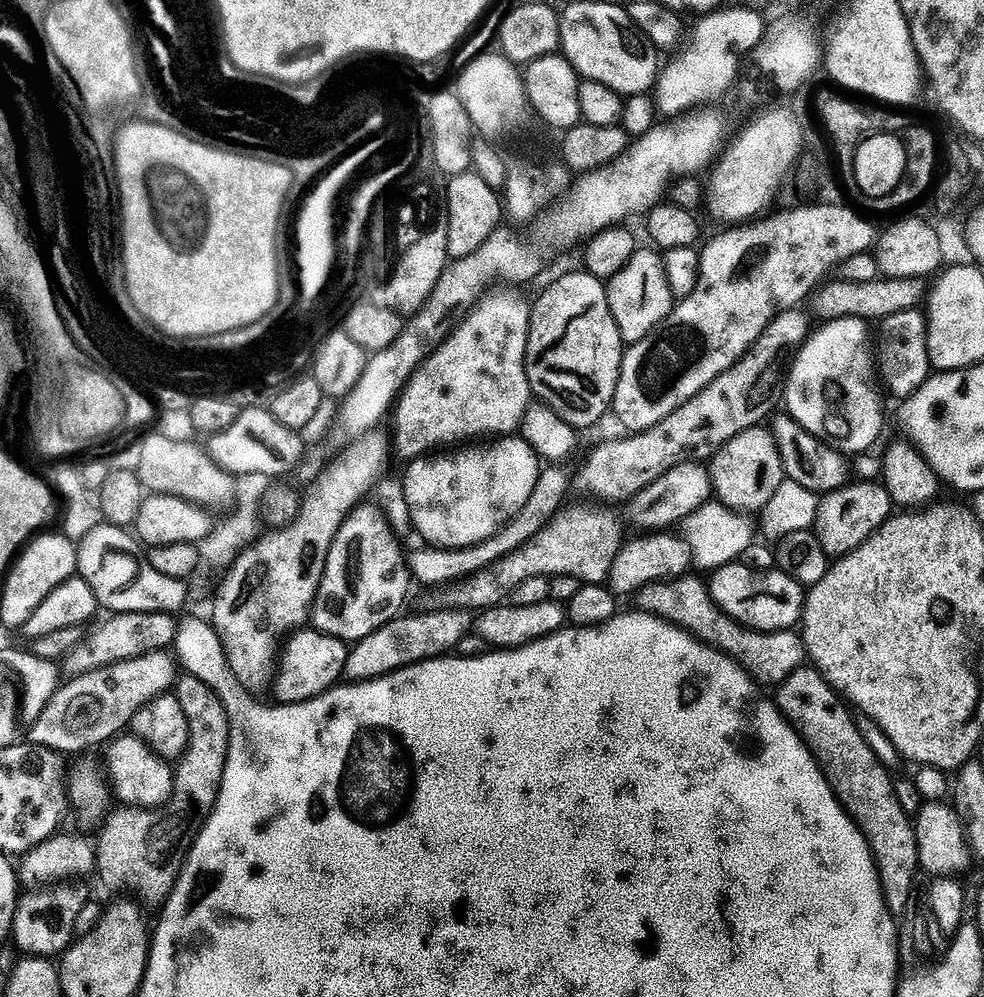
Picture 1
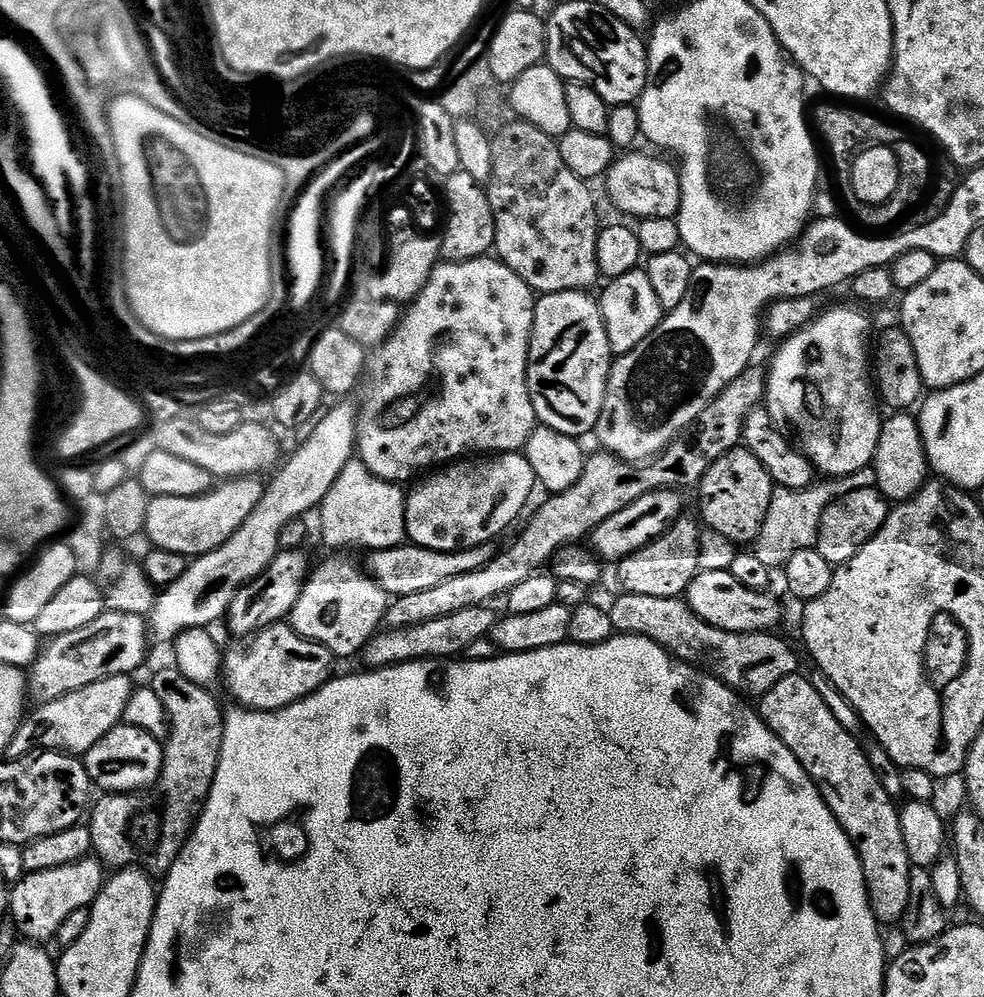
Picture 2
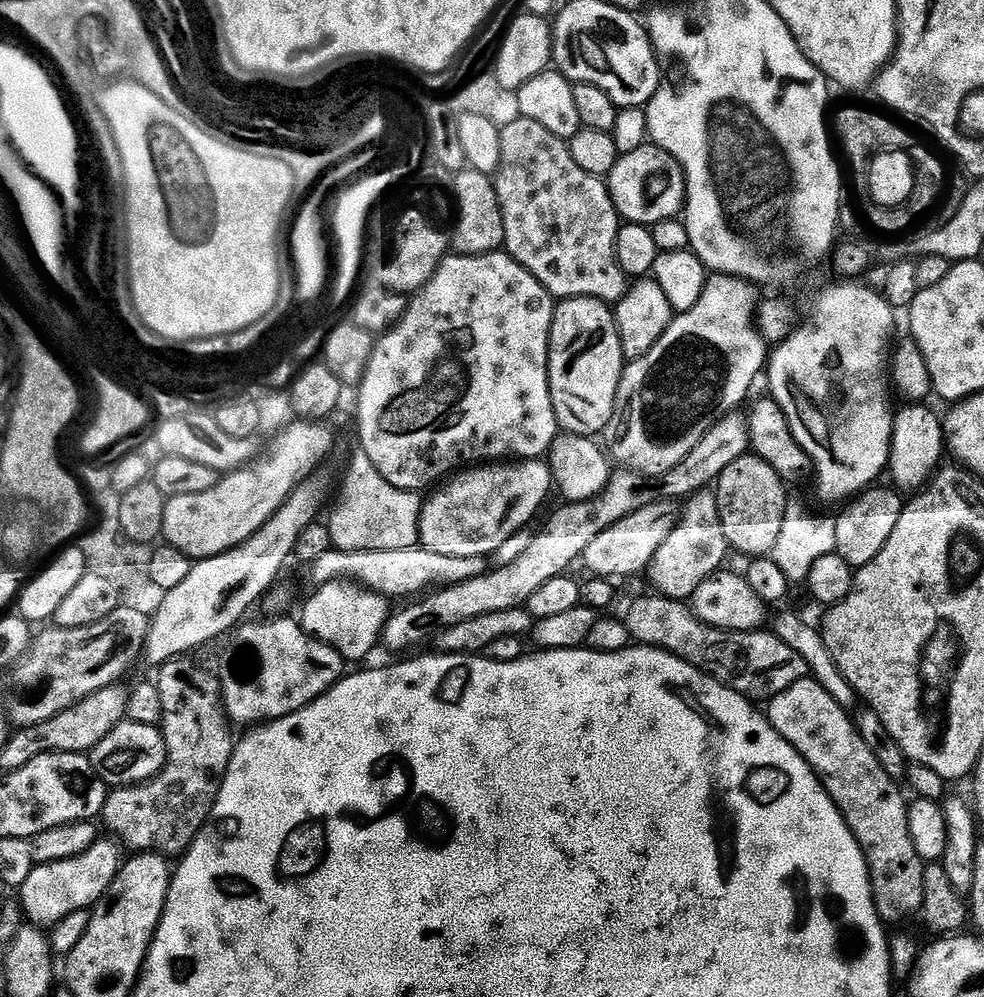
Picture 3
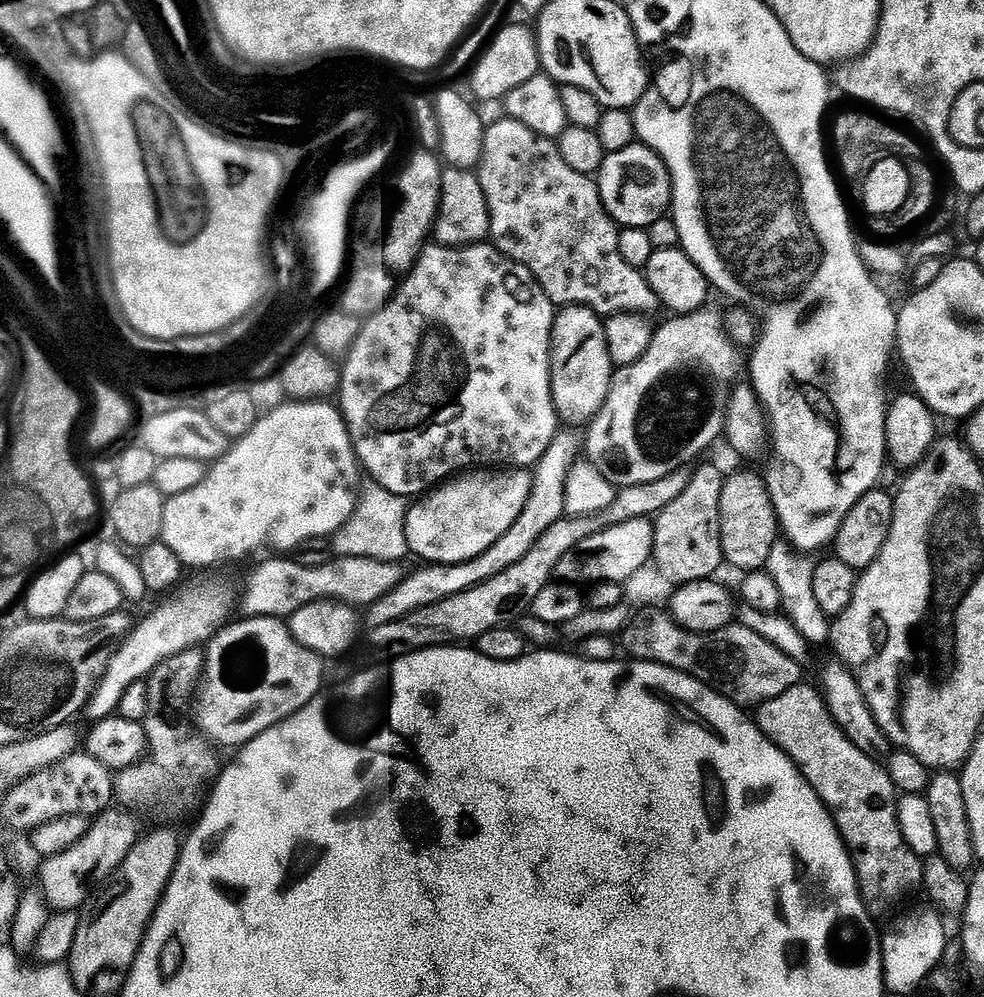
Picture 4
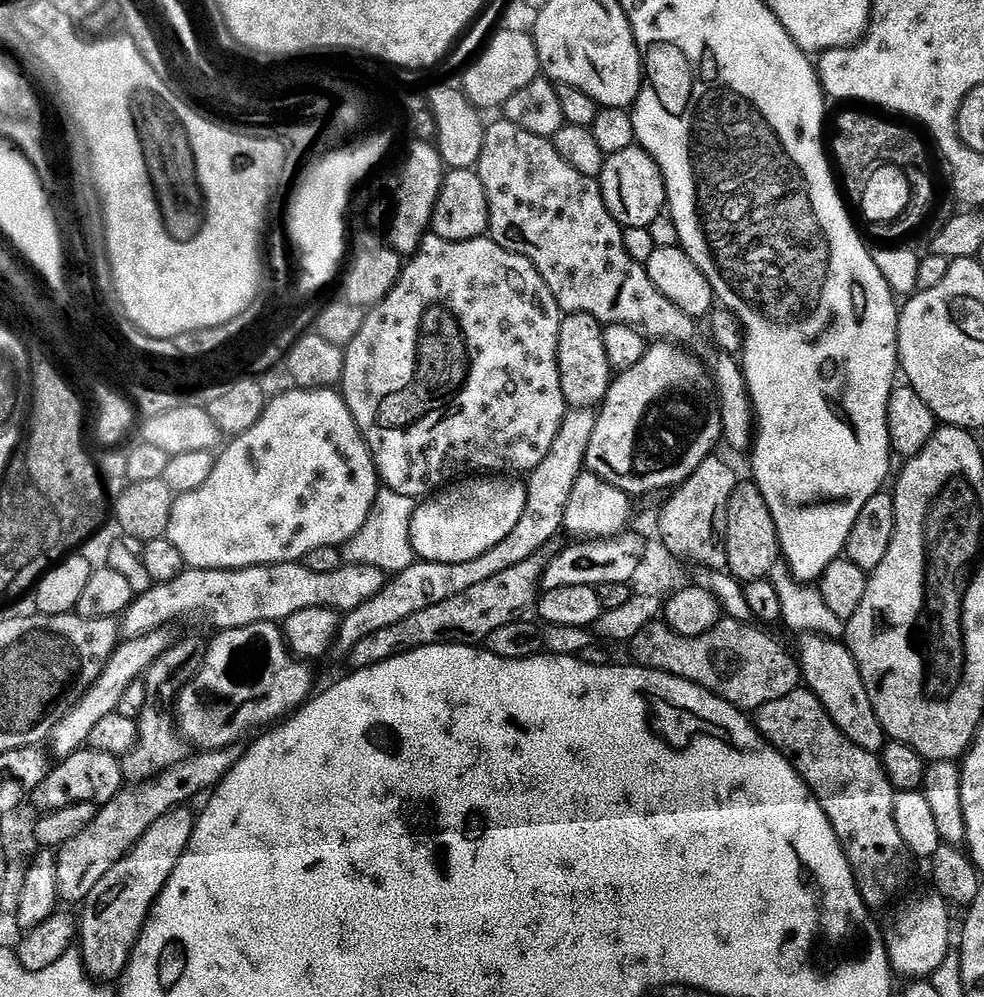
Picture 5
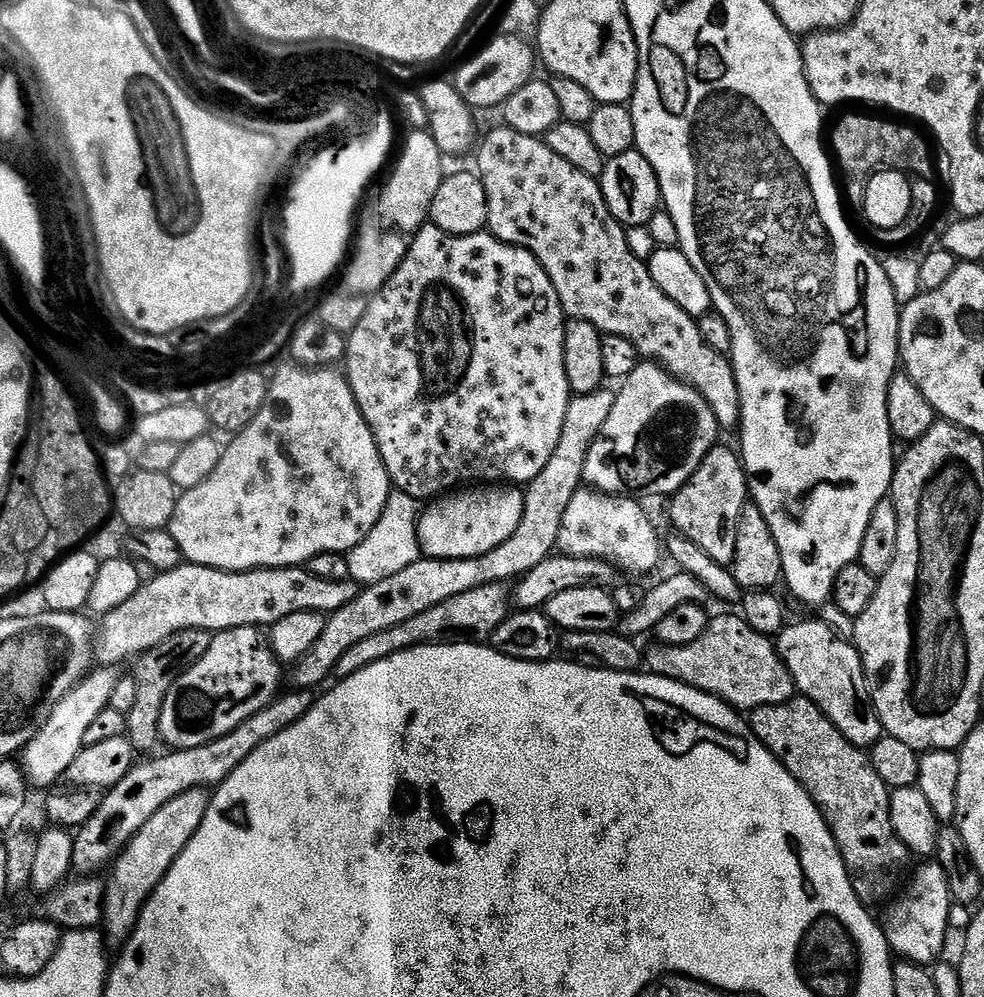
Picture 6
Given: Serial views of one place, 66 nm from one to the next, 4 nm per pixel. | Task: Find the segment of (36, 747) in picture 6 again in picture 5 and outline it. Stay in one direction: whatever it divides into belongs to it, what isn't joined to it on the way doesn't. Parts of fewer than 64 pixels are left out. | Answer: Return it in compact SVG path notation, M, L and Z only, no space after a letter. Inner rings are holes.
M159 630L148 635L125 639L117 647L116 653L104 667L100 677L90 686L88 693L60 719L58 726L53 730L50 742L53 743L52 748L57 752L57 757L63 758L74 754L79 748L88 744L94 726L98 726L98 722L102 722L102 718L111 716L117 711L126 688L131 683L139 681L148 671L148 667L170 647L170 639L168 640L166 633L168 632Z

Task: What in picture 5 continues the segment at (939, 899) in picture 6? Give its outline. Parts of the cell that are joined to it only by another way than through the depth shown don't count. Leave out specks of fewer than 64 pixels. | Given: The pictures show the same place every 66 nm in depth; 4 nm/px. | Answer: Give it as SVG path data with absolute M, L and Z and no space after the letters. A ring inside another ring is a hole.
M938 894L916 898L904 905L888 928L883 931L890 967L895 975L907 979L931 977L946 960L950 950L949 905Z

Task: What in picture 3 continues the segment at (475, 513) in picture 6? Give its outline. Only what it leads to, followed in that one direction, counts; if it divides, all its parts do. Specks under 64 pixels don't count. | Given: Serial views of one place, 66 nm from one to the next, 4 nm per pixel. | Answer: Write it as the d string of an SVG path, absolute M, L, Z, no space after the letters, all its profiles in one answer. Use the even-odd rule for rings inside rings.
M539 459L485 462L457 471L440 486L445 488L437 487L431 493L433 496L423 501L418 527L419 547L454 558L491 557L502 542L525 527L524 523L535 514L548 490L553 489L551 471L542 464L540 468L540 464Z

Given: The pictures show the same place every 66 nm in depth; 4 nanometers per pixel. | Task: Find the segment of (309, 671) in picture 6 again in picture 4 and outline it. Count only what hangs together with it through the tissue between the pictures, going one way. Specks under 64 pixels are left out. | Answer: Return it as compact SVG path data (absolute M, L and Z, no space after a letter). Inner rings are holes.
M557 431L554 442L550 442L546 454L542 454L539 464L535 465L530 498L522 514L518 514L518 522L514 522L514 526L510 526L510 530L506 530L506 534L502 534L502 538L498 538L498 542L490 546L490 550L461 564L428 564L420 566L424 568L418 569L417 572L409 571L400 584L371 606L370 613L375 626L386 626L386 622L398 622L398 618L406 618L406 614L422 610L422 606L434 606L434 602L442 602L442 598L450 598L450 594L462 594L462 590L470 590L494 578L494 574L502 574L502 570L514 566L514 562L522 562L522 558L530 554L530 546L534 546L534 542L538 542L538 538L542 538L542 534L546 534L546 530L550 530L554 522L565 519L566 478L582 450L581 441L579 444L572 432L575 431Z

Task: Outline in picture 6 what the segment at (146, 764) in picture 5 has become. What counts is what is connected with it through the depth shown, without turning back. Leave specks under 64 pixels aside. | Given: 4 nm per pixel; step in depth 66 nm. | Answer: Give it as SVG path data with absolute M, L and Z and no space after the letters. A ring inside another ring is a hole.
M184 629L166 638L148 652L141 653L135 661L134 677L137 690L134 706L126 715L126 735L137 753L152 754L157 751L156 744L158 746L161 743L162 702L166 702L166 694L170 694L170 686L174 686L174 682L178 682L178 678L182 678L182 674L190 670L190 666L198 663L202 654L206 654L206 650L210 650L212 638L213 633L206 629Z

